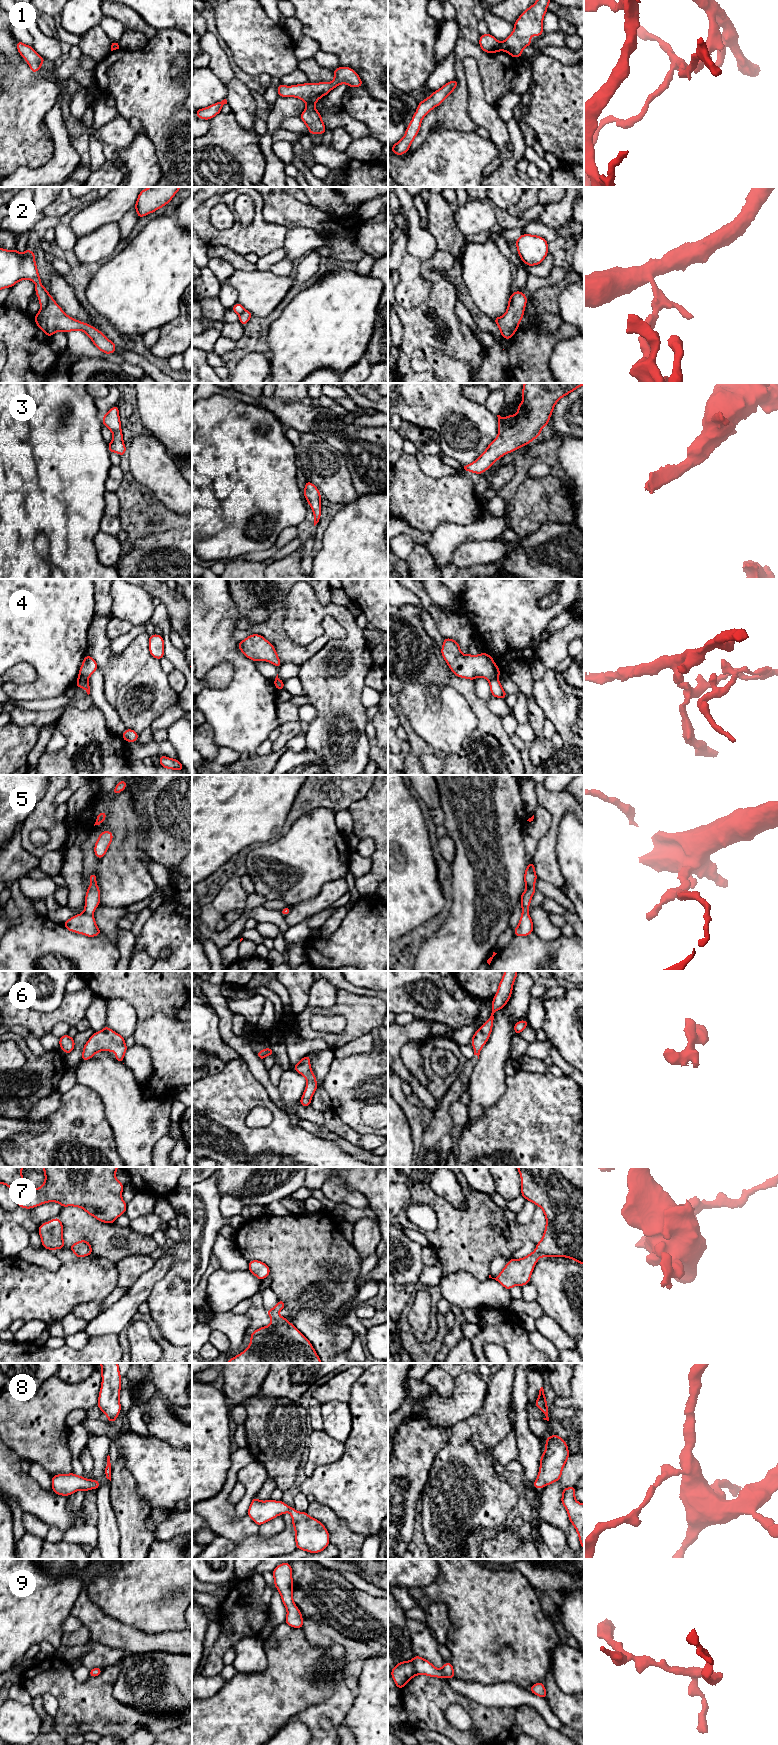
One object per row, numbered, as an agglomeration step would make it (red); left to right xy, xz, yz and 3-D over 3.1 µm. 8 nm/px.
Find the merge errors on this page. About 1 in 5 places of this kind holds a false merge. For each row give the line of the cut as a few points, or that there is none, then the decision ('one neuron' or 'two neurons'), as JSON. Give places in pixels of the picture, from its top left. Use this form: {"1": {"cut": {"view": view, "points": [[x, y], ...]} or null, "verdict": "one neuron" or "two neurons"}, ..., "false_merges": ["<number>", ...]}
{"1": {"cut": {"view": "xz", "points": [[307, 103], [314, 105]]}, "verdict": "two neurons"}, "2": {"cut": {"view": "xy", "points": [[48, 294], [48, 300], [41, 309]]}, "verdict": "two neurons"}, "3": {"cut": null, "verdict": "one neuron"}, "4": {"cut": {"view": "xy", "points": [[78, 678], [87, 680]]}, "verdict": "two neurons"}, "5": {"cut": null, "verdict": "one neuron"}, "6": {"cut": null, "verdict": "one neuron"}, "7": {"cut": null, "verdict": "one neuron"}, "8": {"cut": null, "verdict": "one neuron"}, "9": {"cut": null, "verdict": "one neuron"}, "false_merges": ["1", "2", "4"]}

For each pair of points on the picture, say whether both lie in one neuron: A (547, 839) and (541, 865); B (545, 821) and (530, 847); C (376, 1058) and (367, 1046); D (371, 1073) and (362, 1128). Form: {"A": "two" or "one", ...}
{"A": "one", "B": "one", "C": "two", "D": "one"}

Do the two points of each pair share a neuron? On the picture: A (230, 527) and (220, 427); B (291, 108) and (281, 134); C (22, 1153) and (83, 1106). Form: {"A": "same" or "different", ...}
{"A": "same", "B": "different", "C": "same"}

